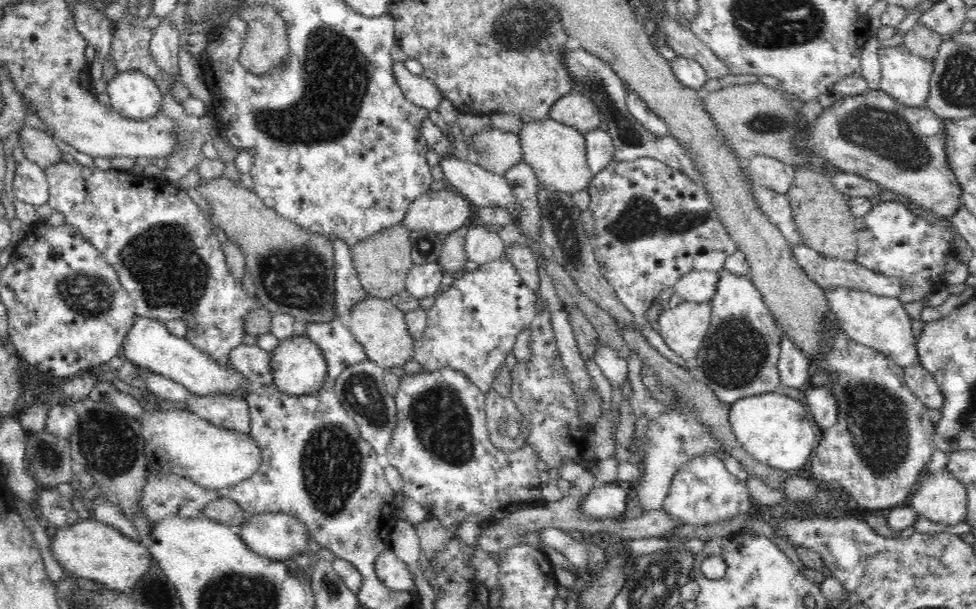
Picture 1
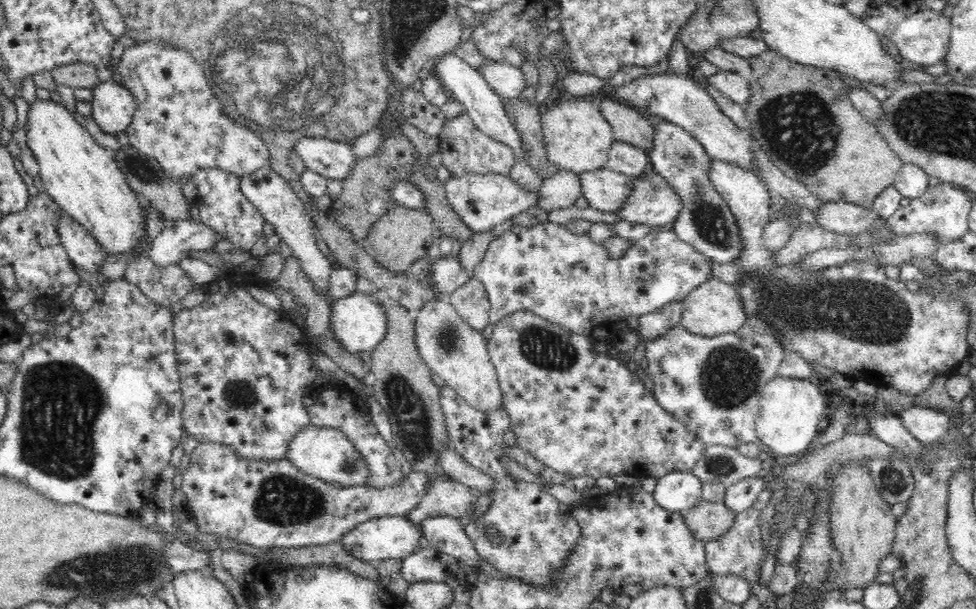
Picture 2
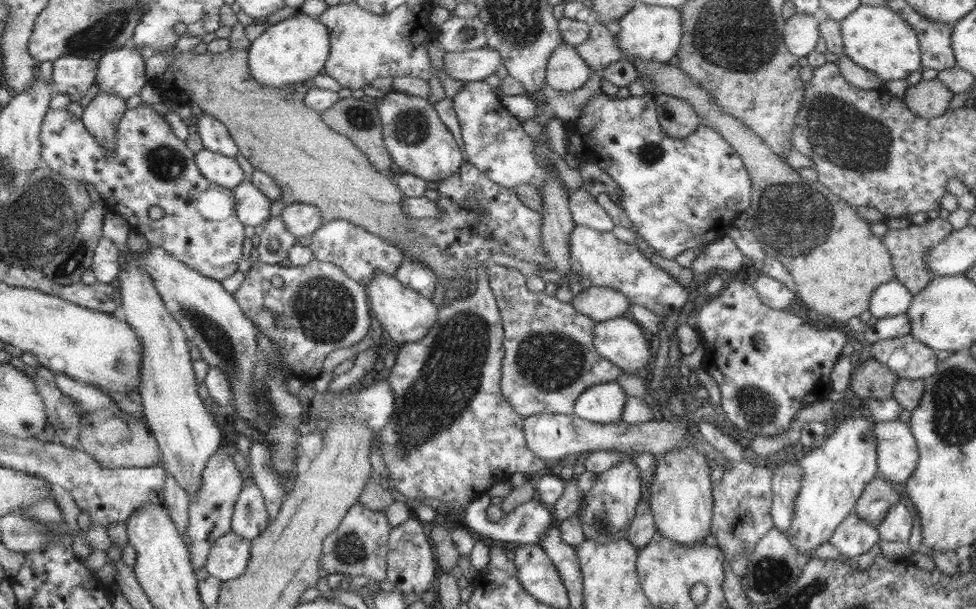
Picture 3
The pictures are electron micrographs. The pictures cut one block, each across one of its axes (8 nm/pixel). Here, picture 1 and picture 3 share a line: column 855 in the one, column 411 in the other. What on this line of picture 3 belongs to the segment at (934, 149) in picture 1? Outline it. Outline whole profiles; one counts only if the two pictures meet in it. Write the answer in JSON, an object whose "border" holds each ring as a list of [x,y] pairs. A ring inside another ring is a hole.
{"border":[[[390,90],[382,98],[374,100],[374,103],[381,117],[386,149],[392,161],[404,173],[428,182],[439,182],[460,172],[462,164],[465,163],[462,152],[428,100]]]}

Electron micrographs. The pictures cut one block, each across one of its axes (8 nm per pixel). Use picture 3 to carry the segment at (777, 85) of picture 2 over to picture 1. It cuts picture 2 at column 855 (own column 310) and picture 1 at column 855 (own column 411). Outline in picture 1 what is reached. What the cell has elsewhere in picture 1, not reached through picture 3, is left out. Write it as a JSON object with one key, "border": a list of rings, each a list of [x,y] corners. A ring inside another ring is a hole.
{"border":[[[798,167],[793,186],[785,194],[794,213],[794,223],[805,240],[804,246],[831,259],[854,261],[857,253],[855,217],[848,200],[822,172]]]}

